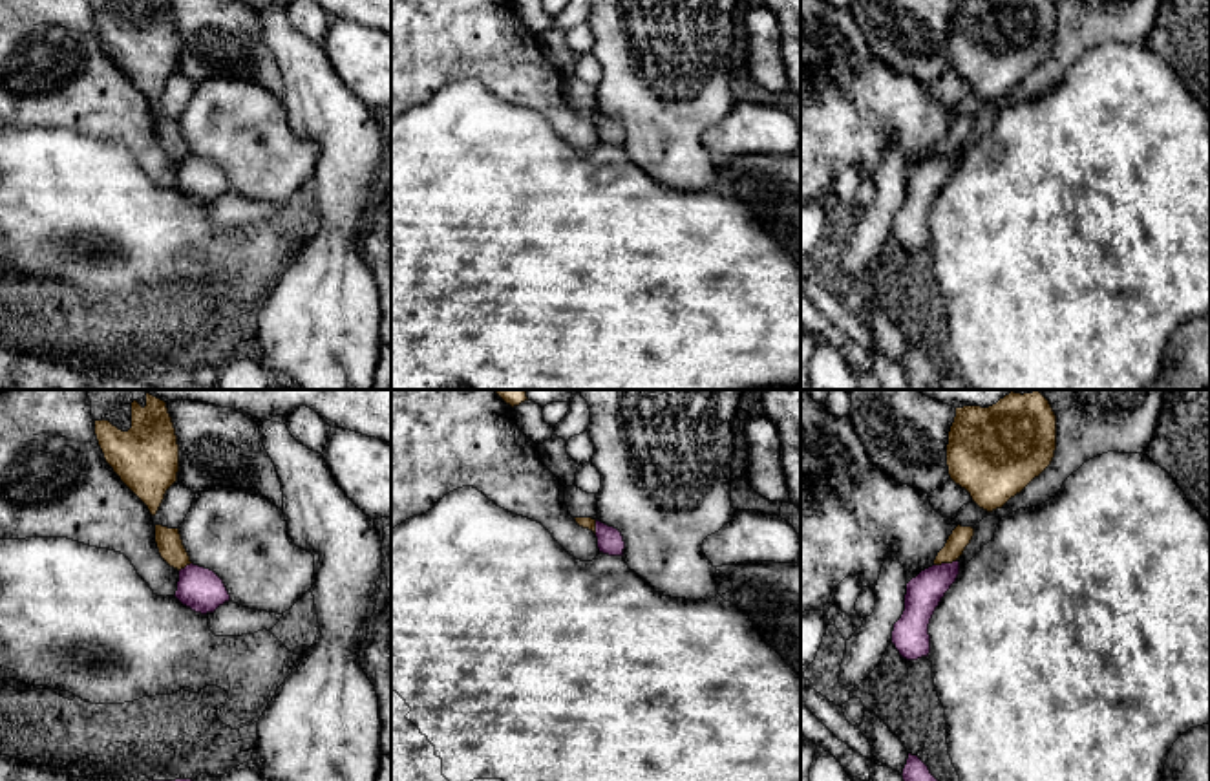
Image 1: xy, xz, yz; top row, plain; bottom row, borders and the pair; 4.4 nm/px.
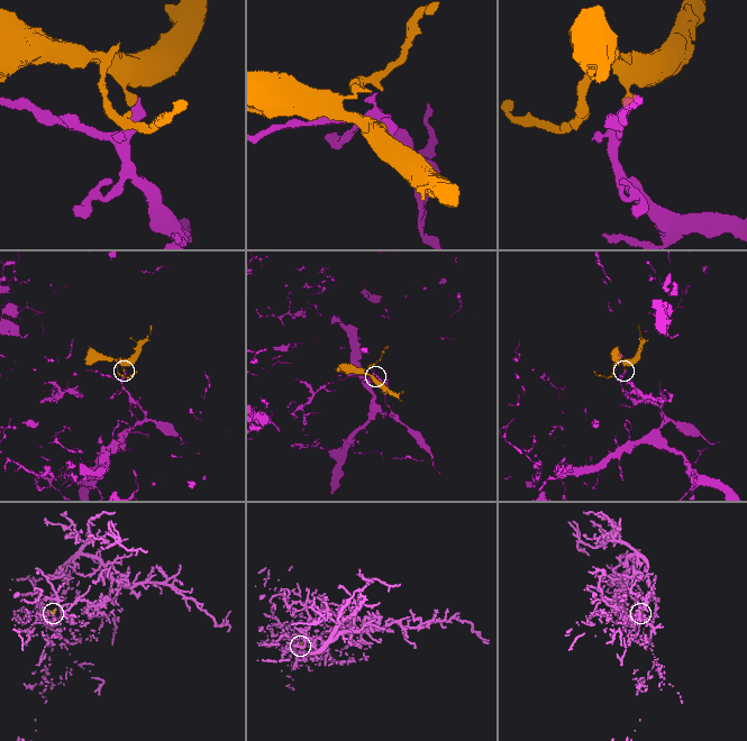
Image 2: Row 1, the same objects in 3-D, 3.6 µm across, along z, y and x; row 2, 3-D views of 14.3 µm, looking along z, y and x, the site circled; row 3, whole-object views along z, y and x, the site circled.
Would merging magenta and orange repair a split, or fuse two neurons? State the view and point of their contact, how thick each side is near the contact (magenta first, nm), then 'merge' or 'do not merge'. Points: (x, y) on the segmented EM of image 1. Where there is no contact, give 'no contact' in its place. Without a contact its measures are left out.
yz (945, 564) | 160/90 nm | do not merge

